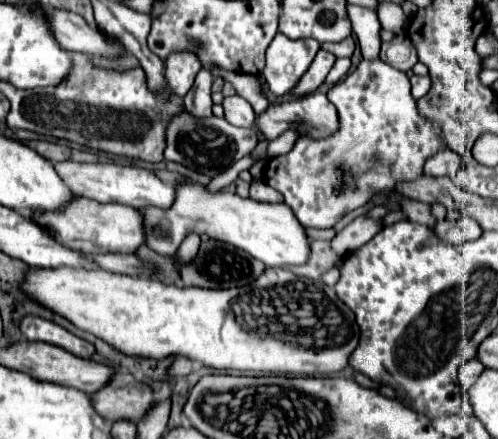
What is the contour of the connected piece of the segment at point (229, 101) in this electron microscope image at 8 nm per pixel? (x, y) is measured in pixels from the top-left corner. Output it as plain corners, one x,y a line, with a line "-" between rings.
234,94
234,96
224,96
222,108
224,108
224,118
226,118
230,124
242,126
242,128
254,126
256,114
254,114
252,106
250,106
244,98
240,98
238,94

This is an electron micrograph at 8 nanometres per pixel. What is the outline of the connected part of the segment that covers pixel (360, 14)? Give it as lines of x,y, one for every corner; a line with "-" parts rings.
350,6
346,8
350,22
352,22
352,30
358,38
360,50
364,60
376,60
380,58
380,24
378,24
378,16
374,10
370,8
362,8
362,6

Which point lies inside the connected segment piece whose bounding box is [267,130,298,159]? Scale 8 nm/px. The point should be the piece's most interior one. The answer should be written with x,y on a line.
281,145

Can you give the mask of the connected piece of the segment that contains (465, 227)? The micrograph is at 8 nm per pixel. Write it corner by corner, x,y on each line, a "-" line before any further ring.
460,216
456,222
450,220
436,222
432,226
432,232
436,234
438,240
446,244
464,244
480,236
480,226
474,220
464,220
464,216

